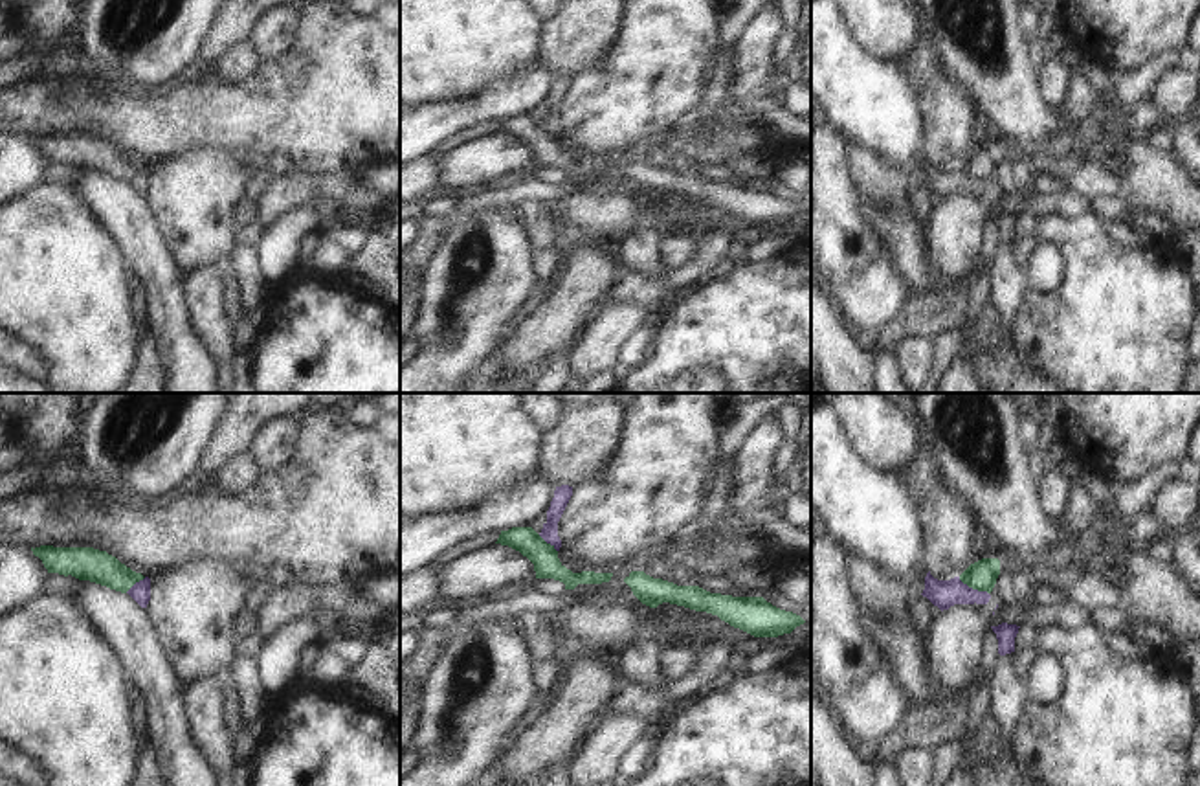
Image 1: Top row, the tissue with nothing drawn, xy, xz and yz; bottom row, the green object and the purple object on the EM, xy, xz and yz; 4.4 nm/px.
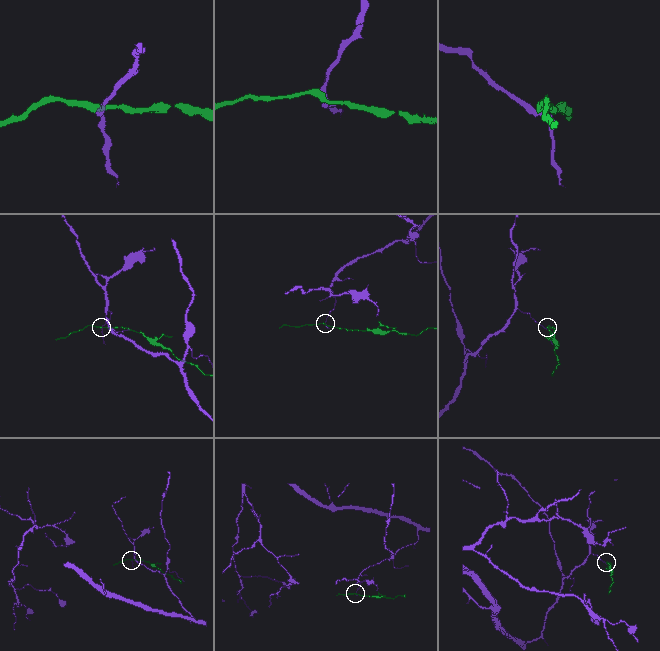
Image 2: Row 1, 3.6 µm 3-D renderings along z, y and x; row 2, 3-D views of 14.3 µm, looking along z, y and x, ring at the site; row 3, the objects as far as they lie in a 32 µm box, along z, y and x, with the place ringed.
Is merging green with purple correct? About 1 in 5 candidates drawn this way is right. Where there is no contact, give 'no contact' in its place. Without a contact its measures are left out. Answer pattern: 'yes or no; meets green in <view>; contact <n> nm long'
no; meets green in yz; contact 150 nm long

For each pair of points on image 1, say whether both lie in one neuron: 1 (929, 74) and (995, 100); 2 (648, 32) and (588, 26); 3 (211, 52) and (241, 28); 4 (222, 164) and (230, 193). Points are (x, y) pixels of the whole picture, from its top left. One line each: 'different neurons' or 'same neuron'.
1: different neurons
2: different neurons
3: same neuron
4: same neuron

